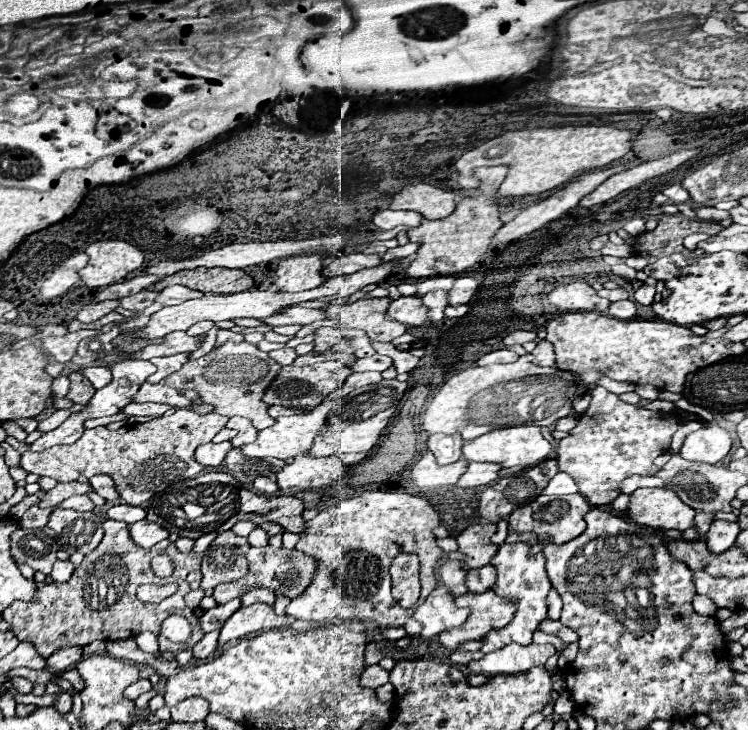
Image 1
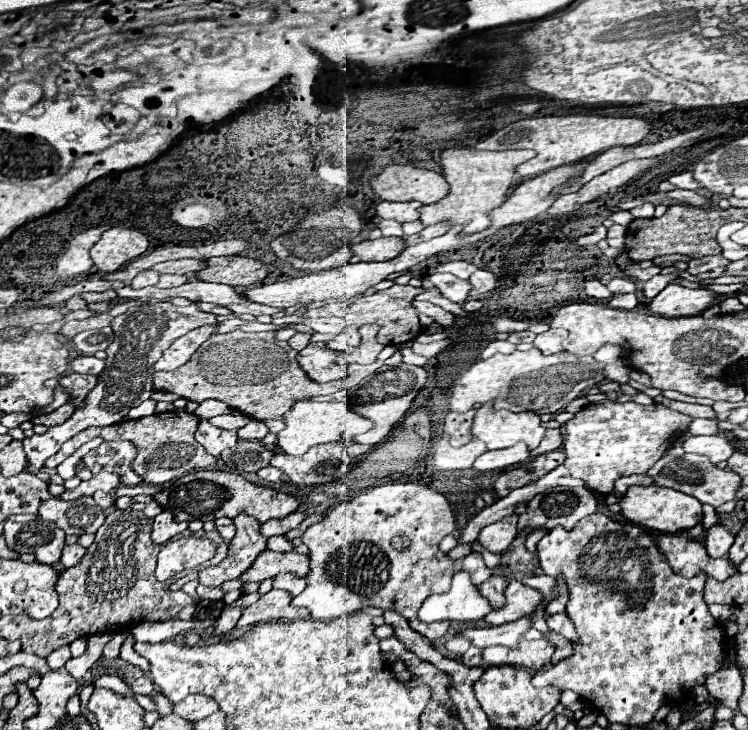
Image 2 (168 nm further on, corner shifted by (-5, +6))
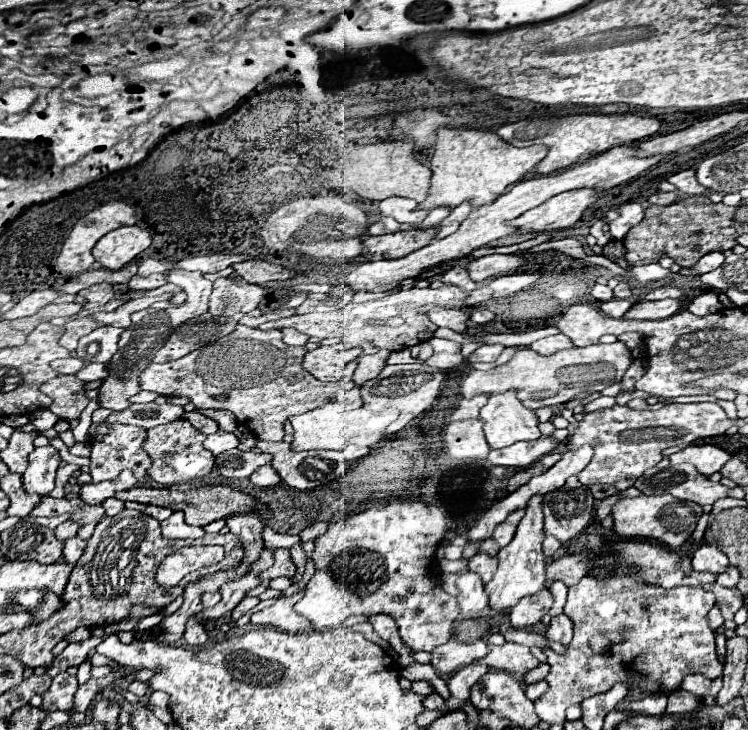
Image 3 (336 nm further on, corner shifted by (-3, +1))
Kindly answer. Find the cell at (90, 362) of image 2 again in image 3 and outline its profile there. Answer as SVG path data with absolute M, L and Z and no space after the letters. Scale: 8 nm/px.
M68 356L68 358L54 360L50 366L52 366L58 374L76 374L76 372L84 366L84 360L76 358L76 356Z

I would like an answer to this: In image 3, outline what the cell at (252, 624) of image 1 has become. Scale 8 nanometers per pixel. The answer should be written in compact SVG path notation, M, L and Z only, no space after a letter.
M292 594L292 596L280 596L274 600L270 606L262 608L260 612L254 612L250 618L250 624L254 626L270 626L278 628L284 632L302 632L310 628L310 620L294 612L294 604L302 598L304 594Z

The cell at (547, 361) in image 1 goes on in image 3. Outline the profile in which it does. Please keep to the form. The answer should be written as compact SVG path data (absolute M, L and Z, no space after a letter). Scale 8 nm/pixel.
M556 334L556 336L548 336L548 338L542 338L542 340L536 340L534 344L530 344L530 348L542 356L550 356L558 350L564 350L564 348L572 348L572 340L564 334Z

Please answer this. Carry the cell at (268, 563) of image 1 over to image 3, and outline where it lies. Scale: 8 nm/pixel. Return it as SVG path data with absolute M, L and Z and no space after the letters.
M276 548L276 562L274 562L274 566L264 570L260 574L260 578L262 580L272 580L276 576L292 578L294 574L296 574L296 564L294 564L294 560L290 556L290 550L288 548Z

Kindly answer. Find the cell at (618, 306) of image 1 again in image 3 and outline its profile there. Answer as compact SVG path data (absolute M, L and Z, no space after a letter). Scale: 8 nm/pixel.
M612 298L612 300L604 302L604 304L600 306L600 310L612 318L622 318L622 314L624 314L630 306L632 306L630 300Z

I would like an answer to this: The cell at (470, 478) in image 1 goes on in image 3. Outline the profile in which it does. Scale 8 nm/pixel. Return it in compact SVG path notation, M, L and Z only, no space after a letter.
M552 434L540 436L538 440L530 440L530 442L516 442L514 446L506 446L506 448L500 448L500 450L490 450L488 464L528 468L540 456L554 452L558 448L558 444L560 442Z

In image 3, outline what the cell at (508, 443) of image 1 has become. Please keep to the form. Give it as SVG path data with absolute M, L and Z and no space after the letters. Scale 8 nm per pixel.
M504 392L504 394L494 394L488 398L488 404L480 410L480 418L486 422L484 424L484 434L490 444L490 448L506 448L518 440L534 440L540 436L538 430L538 416L534 410L528 410L514 392Z

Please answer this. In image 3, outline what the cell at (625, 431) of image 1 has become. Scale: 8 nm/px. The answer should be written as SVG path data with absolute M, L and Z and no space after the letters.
M692 402L692 404L668 404L658 410L632 410L628 406L614 404L612 408L596 410L584 416L580 428L572 434L572 448L582 444L594 446L592 462L578 474L578 480L590 484L612 484L620 492L634 486L634 482L662 458L662 450L678 446L682 442L694 442L700 438L722 436L732 422L716 402Z

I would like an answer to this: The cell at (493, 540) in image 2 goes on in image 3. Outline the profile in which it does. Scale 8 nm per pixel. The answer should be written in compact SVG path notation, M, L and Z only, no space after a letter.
M516 510L516 512L512 512L496 530L494 530L494 534L492 534L492 538L500 544L500 546L506 546L506 544L510 544L510 540L514 538L514 532L516 532L516 526L518 526L518 522L520 522L520 518L524 516L524 510Z

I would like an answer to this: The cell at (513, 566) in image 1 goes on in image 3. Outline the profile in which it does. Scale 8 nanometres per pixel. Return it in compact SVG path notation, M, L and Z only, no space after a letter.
M450 638L450 642L432 650L430 664L440 678L448 678L460 668L464 668L466 664L484 658L486 652L488 652L486 640L466 644L466 642L454 642L454 638Z

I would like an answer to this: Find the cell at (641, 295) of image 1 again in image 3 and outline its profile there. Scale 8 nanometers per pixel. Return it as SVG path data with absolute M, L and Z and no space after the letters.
M654 286L648 294L646 294L646 300L660 300L660 298L680 298L684 292L680 288L674 288L674 286Z

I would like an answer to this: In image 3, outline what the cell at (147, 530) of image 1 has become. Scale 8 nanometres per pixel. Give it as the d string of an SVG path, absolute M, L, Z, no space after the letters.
M174 512L162 522L164 538L202 538L204 530L200 526L190 526L184 522L184 512Z

